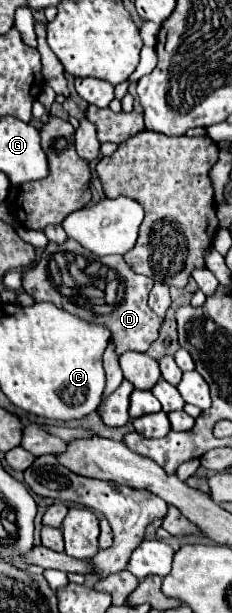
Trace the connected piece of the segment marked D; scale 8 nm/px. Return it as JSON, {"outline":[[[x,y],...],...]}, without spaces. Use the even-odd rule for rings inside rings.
{"outline":[[[67,239],[63,245],[49,243],[41,255],[41,261],[23,273],[23,289],[35,301],[49,301],[85,321],[105,325],[111,331],[111,341],[115,341],[117,355],[125,351],[145,353],[157,339],[163,319],[157,317],[147,305],[151,287],[151,277],[133,273],[121,255],[93,255],[75,239]],[[111,283],[117,285],[117,291],[109,295]]]}

